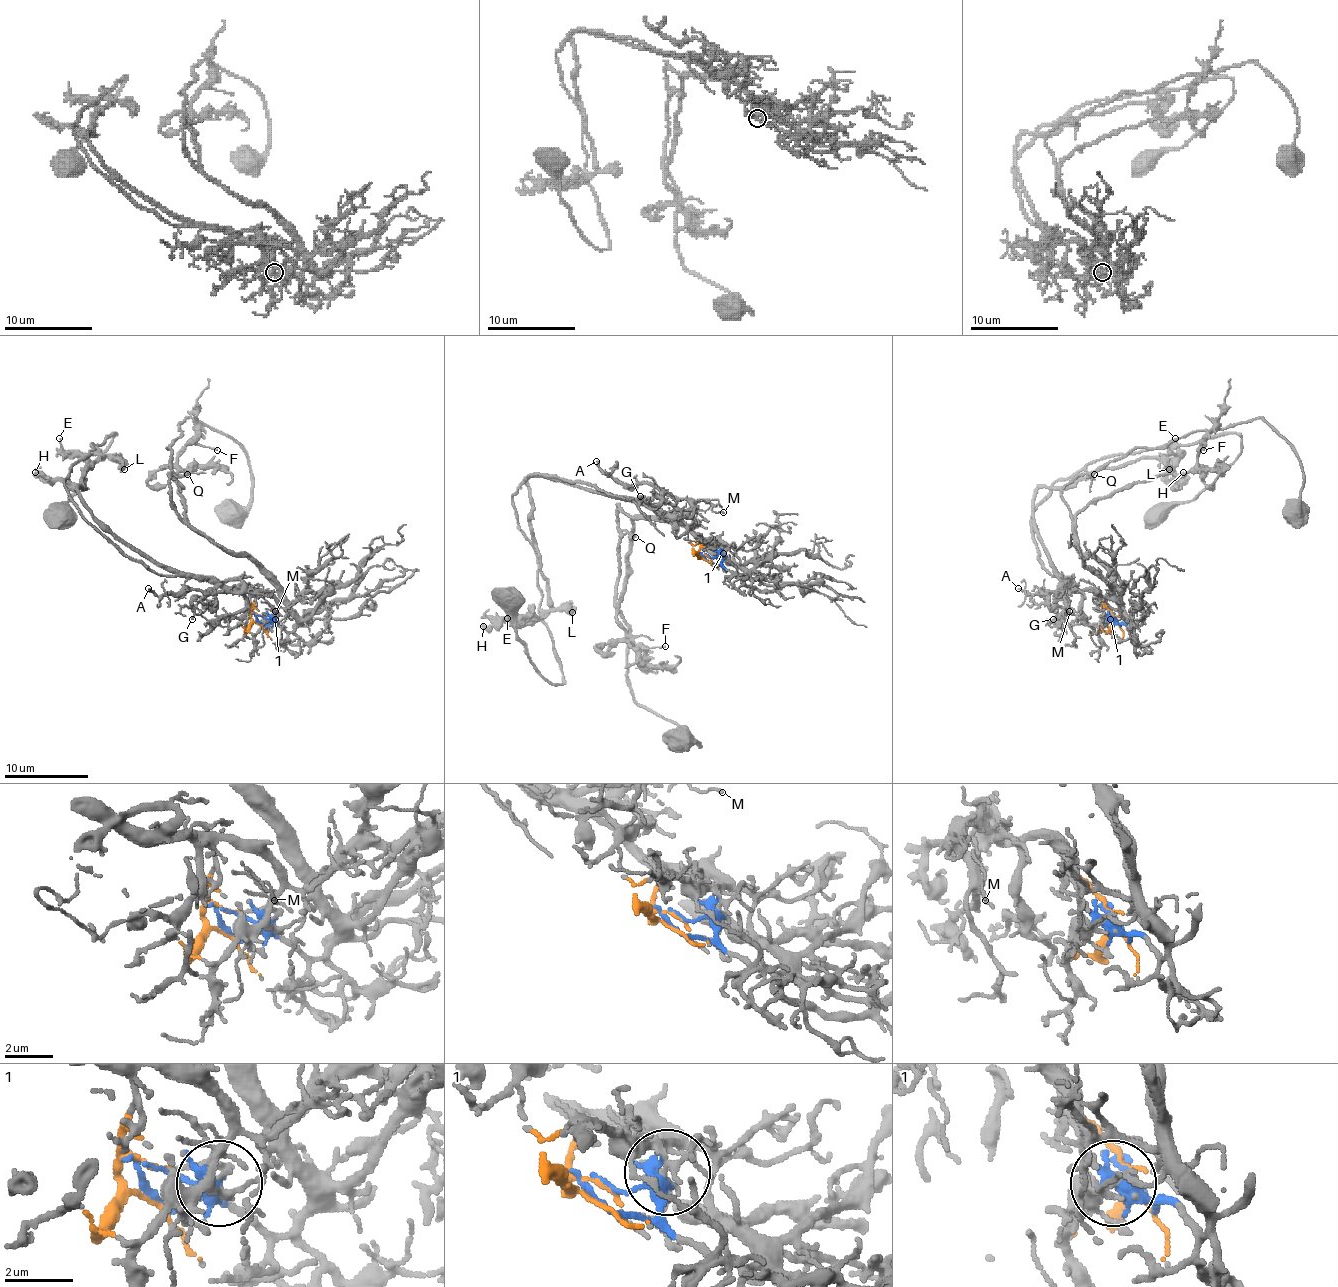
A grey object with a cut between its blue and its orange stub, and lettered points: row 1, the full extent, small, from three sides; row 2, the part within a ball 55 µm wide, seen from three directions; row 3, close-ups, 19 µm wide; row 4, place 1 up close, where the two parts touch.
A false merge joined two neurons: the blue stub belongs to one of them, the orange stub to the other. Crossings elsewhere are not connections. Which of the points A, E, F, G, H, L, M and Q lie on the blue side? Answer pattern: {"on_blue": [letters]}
{"on_blue": ["F", "Q"]}

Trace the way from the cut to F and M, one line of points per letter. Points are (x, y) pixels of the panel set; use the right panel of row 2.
F: (1115, 620), (1107, 620), (1121, 616), (1121, 589), (1081, 553), (1077, 515), (1134, 484), (1182, 475), (1203, 450)
M: (1115, 620), (1113, 612), (1092, 591), (1077, 591), (1067, 585), (1058, 589), (1069, 601), (1069, 612)

